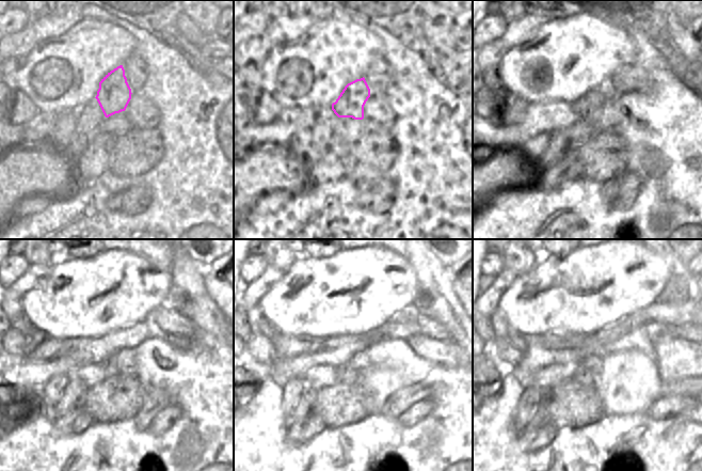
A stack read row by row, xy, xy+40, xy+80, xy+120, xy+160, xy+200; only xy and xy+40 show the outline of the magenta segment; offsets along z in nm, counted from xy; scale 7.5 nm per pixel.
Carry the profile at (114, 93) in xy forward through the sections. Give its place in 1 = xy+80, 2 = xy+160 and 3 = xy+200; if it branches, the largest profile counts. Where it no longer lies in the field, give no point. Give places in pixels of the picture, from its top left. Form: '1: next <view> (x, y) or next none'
1: next xy+80 (587, 108)
2: next xy+160 (346, 374)
3: next xy+200 (581, 375)

